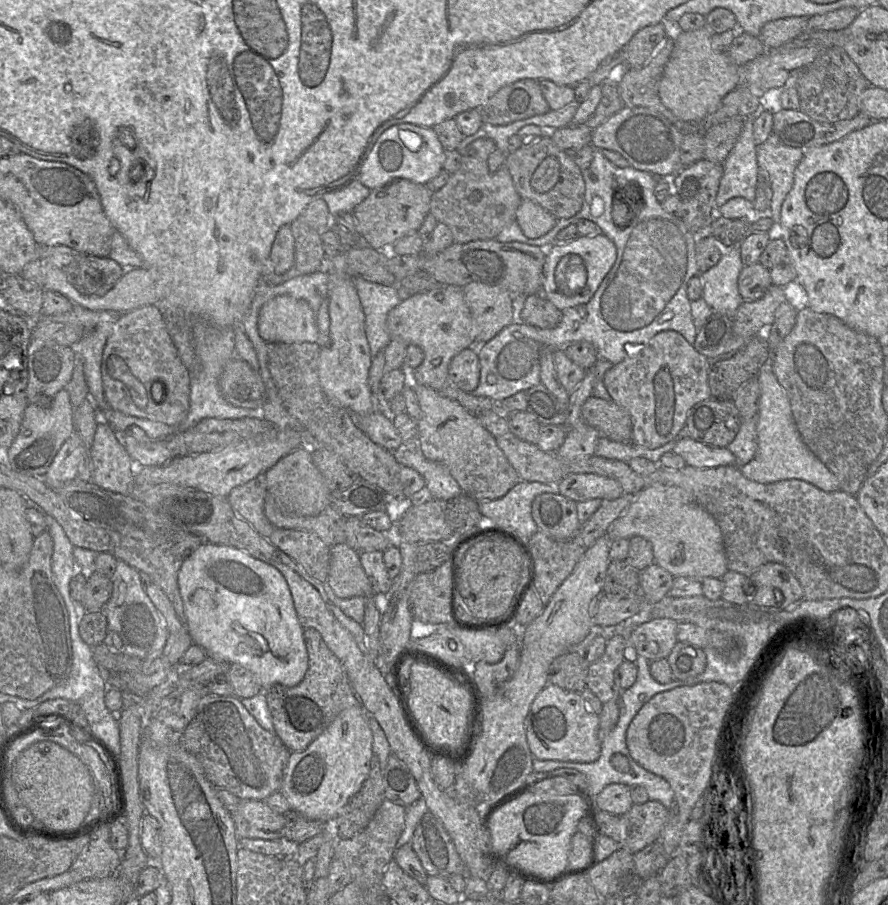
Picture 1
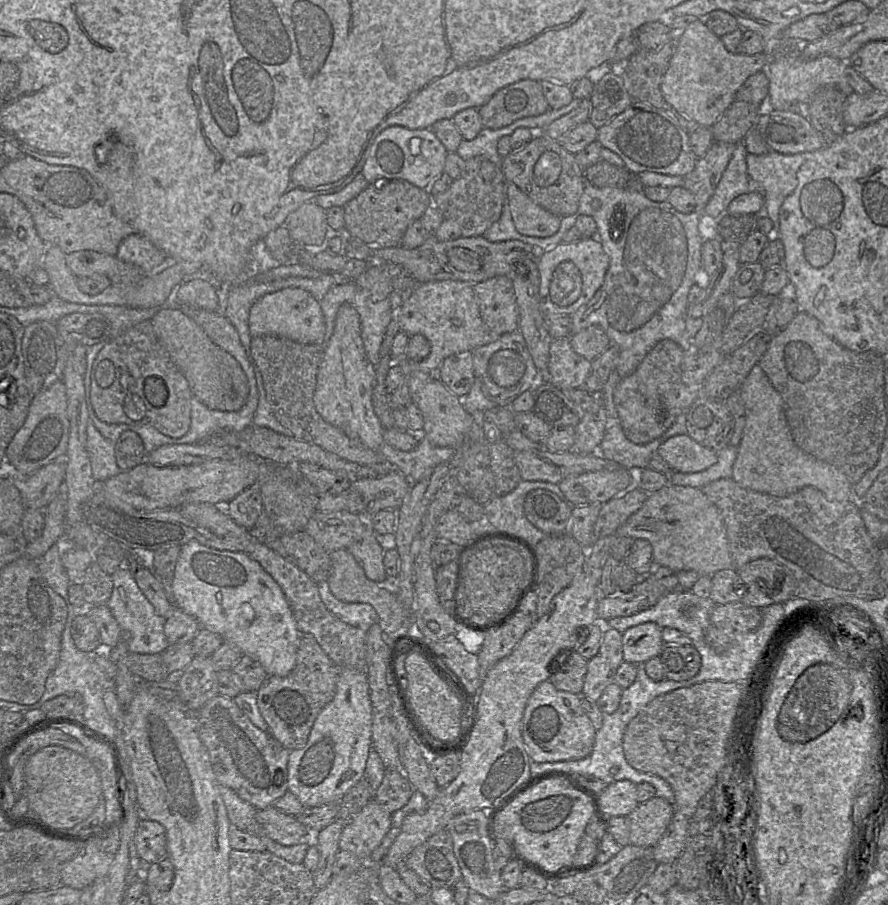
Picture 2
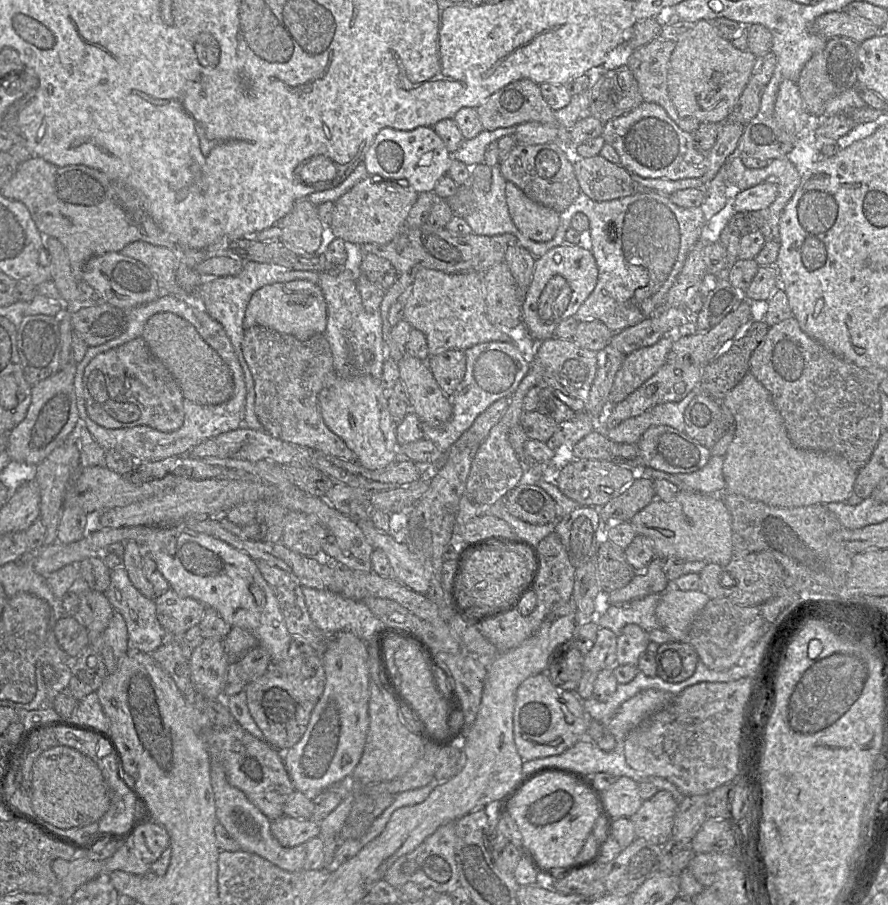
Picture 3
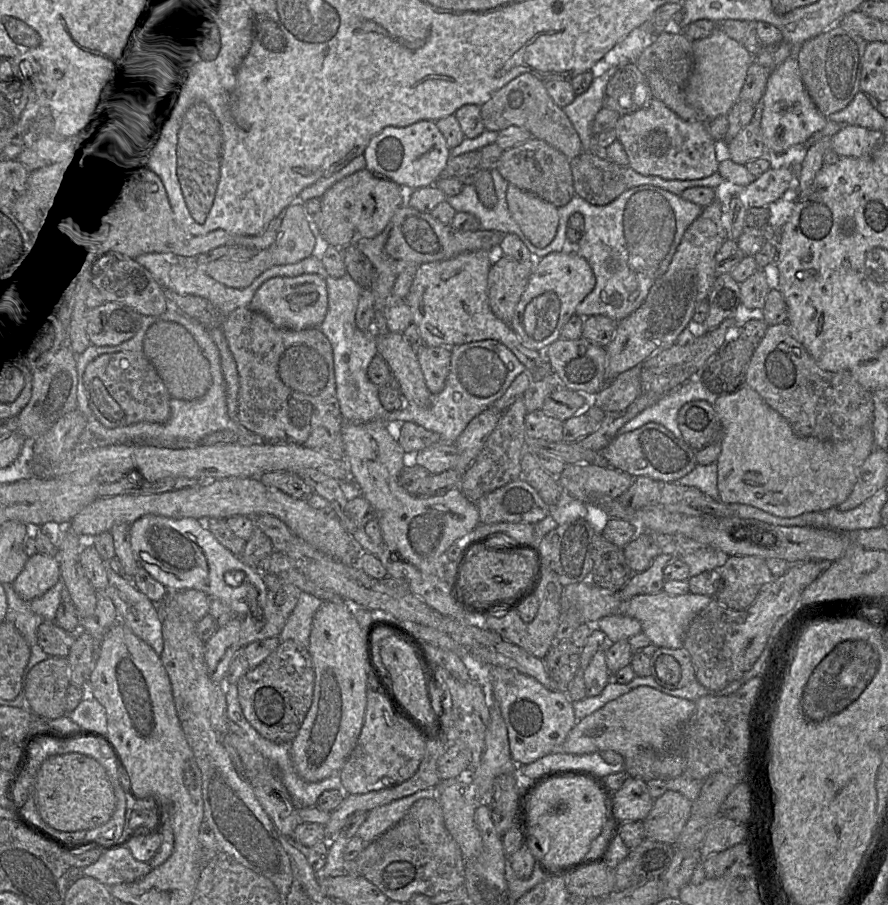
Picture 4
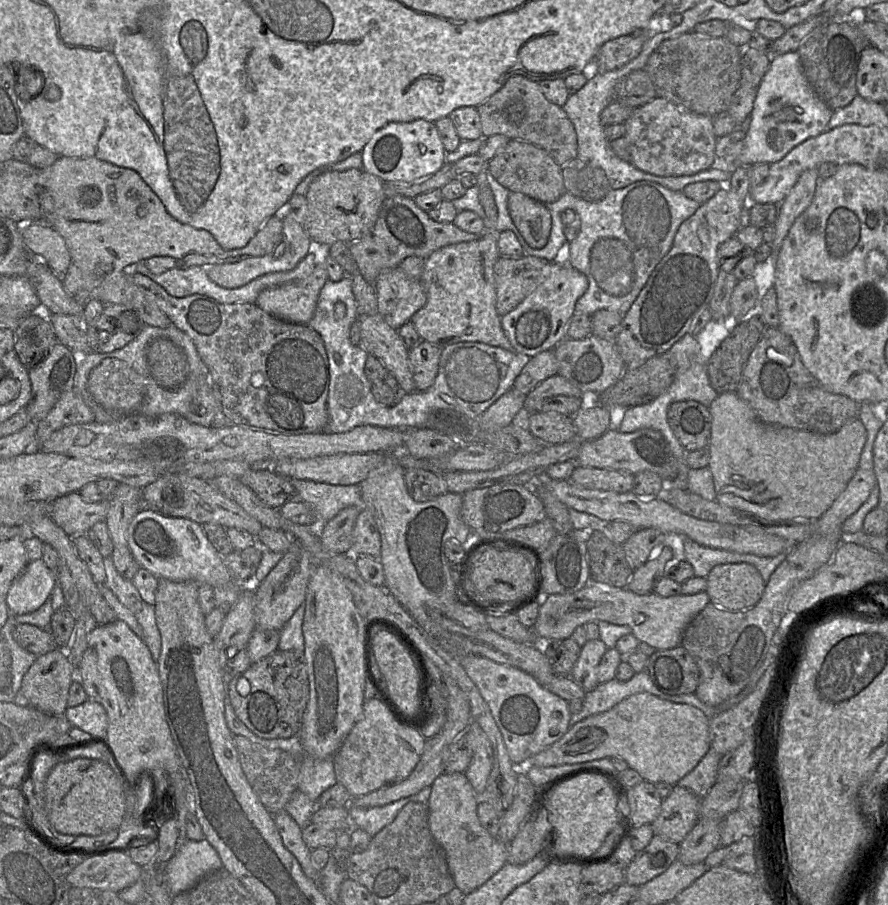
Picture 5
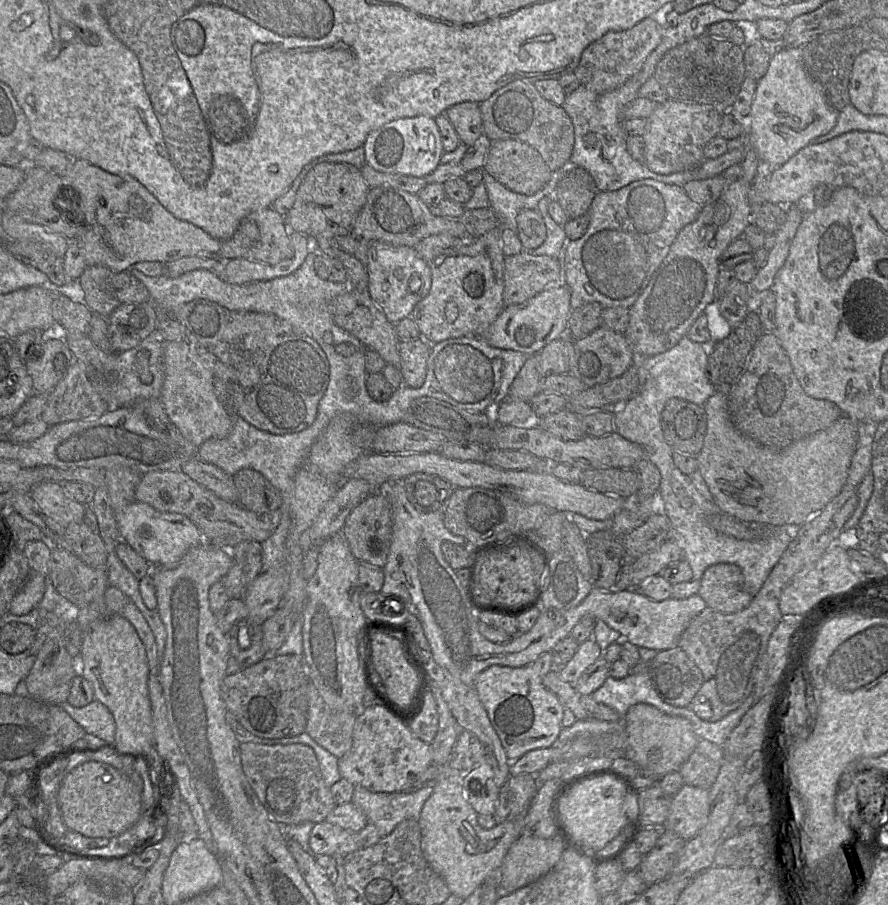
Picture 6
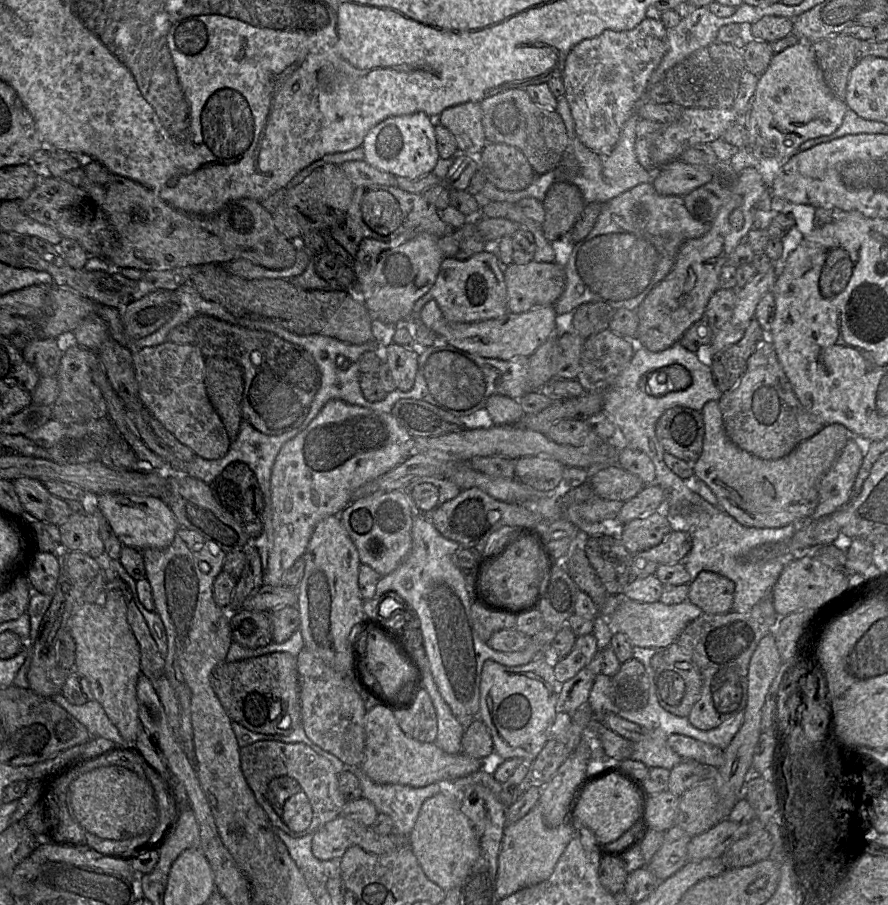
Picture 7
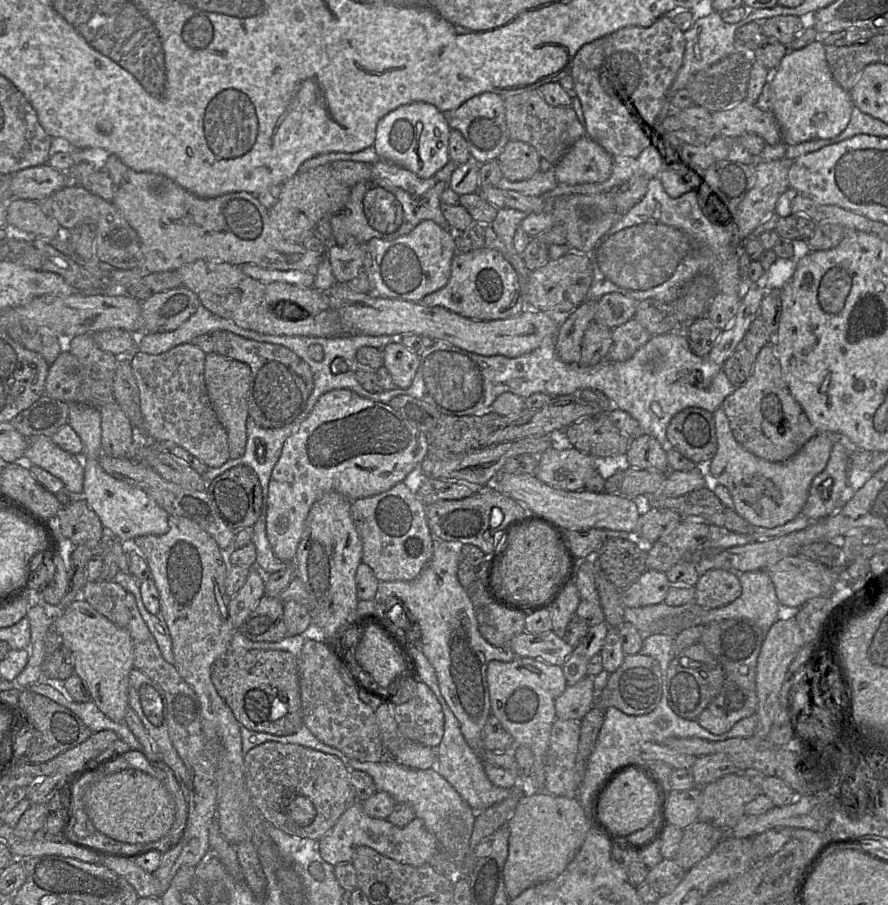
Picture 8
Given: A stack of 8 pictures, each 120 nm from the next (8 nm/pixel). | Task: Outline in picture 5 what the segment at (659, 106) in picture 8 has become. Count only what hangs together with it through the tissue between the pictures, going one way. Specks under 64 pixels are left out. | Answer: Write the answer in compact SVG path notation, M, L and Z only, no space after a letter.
M637 30L604 43L594 58L596 72L612 71L639 55L648 39L645 30Z

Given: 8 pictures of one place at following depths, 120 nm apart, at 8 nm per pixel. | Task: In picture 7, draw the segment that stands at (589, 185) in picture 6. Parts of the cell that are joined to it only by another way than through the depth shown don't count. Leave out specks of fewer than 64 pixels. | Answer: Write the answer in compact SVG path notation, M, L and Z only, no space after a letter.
M555 181L543 201L545 219L541 227L545 238L551 242L567 236L586 204L576 185Z

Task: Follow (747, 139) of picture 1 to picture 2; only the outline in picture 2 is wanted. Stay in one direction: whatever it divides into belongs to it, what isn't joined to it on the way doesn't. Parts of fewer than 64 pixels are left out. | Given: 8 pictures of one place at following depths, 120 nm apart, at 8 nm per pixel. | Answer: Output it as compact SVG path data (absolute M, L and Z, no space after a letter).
M743 141L735 145L732 157L702 214L716 217L727 211L729 203L737 196L759 190L753 187L747 173L747 154Z

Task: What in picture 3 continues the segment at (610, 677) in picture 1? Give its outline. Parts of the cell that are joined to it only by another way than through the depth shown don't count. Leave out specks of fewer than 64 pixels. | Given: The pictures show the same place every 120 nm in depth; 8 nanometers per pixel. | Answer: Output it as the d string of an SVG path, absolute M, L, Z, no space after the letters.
M600 628L592 649L584 656L583 674L575 694L586 700L593 697L594 683L598 674L604 669L614 670L617 664L617 640L615 633Z

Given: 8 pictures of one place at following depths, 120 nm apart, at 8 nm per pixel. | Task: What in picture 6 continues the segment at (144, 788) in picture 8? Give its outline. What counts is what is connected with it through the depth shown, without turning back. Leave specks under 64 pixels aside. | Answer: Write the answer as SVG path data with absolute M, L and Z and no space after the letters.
M97 761L80 764L62 780L57 794L66 827L90 838L111 839L131 828L141 815L141 795L131 779L115 767Z

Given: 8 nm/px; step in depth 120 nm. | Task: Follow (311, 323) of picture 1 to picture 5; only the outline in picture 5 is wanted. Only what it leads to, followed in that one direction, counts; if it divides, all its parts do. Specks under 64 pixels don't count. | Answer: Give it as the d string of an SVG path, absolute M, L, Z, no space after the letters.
M319 261L306 278L263 290L255 304L268 314L295 324L308 325L313 318L328 272Z

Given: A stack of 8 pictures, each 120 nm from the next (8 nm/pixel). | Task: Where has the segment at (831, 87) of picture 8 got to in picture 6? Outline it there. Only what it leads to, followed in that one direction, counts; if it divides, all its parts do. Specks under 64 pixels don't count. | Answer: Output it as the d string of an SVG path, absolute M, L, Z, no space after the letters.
M785 47L771 56L767 73L757 81L750 115L746 120L748 144L756 151L759 161L781 166L809 145L812 139L830 132L837 123L838 113L830 105L822 85L806 71L802 61L802 49Z

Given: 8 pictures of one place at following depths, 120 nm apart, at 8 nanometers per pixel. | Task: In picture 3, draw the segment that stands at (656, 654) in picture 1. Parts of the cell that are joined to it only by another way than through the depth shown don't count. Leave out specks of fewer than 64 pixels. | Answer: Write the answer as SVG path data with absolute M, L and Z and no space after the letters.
M628 624L624 627L617 640L617 664L637 666L639 657L646 652L649 639L646 632L636 624Z

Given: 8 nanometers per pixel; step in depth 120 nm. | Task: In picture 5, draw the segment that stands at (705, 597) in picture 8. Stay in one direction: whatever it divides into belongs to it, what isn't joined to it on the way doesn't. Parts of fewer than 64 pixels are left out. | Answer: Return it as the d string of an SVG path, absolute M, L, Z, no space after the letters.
M748 563L717 565L706 579L710 602L731 612L756 605L765 589L761 574Z

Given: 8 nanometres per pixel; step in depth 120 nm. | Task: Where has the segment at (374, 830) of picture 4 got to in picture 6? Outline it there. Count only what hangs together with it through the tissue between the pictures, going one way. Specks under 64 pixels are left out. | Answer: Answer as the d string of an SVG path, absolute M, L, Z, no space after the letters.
M434 784L398 792L372 792L355 785L351 802L366 816L367 823L376 826L381 838L390 834L403 820L418 820Z

